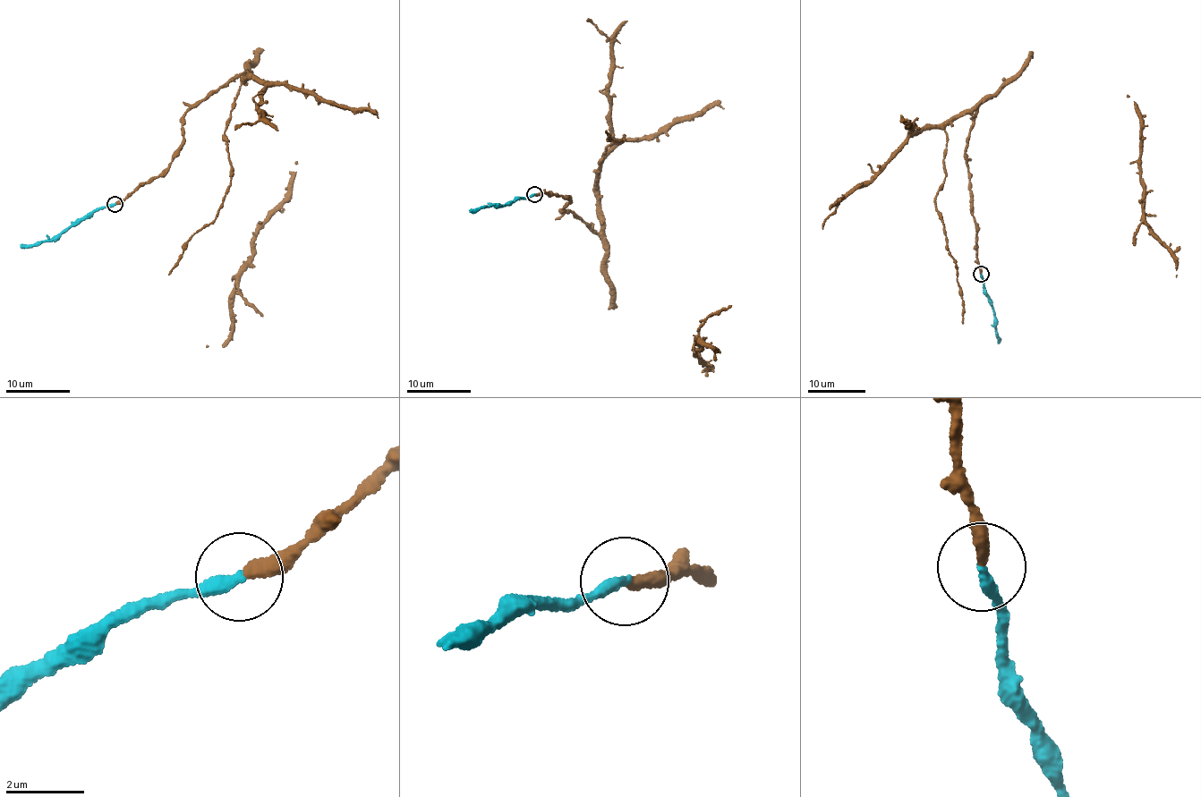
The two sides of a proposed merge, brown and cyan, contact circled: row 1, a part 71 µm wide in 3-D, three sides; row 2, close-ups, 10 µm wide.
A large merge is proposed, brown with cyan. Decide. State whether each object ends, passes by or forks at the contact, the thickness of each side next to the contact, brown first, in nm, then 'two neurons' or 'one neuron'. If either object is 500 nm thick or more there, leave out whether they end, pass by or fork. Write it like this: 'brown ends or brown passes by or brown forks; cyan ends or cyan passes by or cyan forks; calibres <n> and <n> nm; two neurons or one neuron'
brown ends; cyan ends; calibres 340 and 320 nm; one neuron

